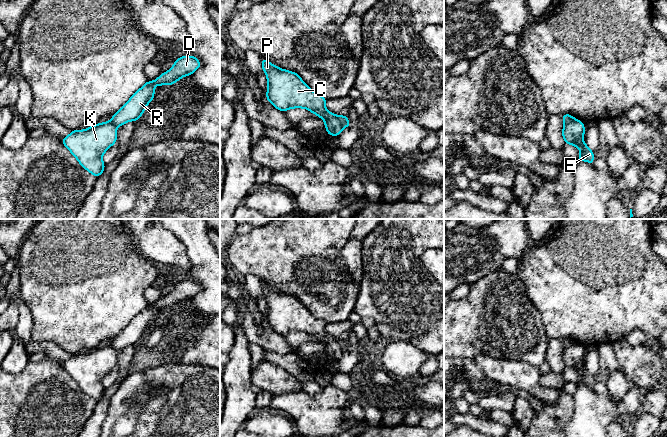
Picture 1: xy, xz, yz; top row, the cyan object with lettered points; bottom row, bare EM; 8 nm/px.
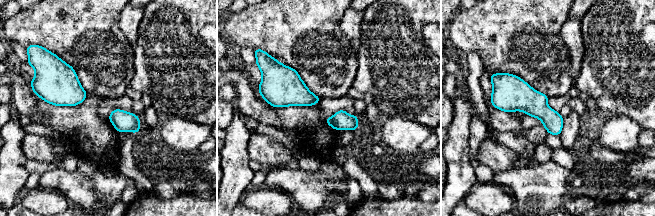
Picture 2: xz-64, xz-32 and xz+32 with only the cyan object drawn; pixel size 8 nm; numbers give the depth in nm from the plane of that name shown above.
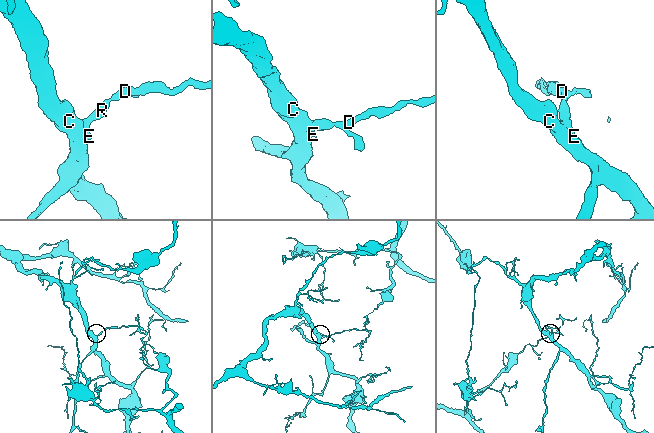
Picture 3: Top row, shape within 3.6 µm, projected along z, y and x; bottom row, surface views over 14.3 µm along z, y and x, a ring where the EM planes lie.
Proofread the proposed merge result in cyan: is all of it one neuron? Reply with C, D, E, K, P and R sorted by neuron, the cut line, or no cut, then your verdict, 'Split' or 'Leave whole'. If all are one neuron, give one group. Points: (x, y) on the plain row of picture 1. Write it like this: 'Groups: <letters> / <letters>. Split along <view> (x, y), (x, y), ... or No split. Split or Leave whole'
Groups: C E K P / D R. Split along xz (337, 339), (342, 352). Split

